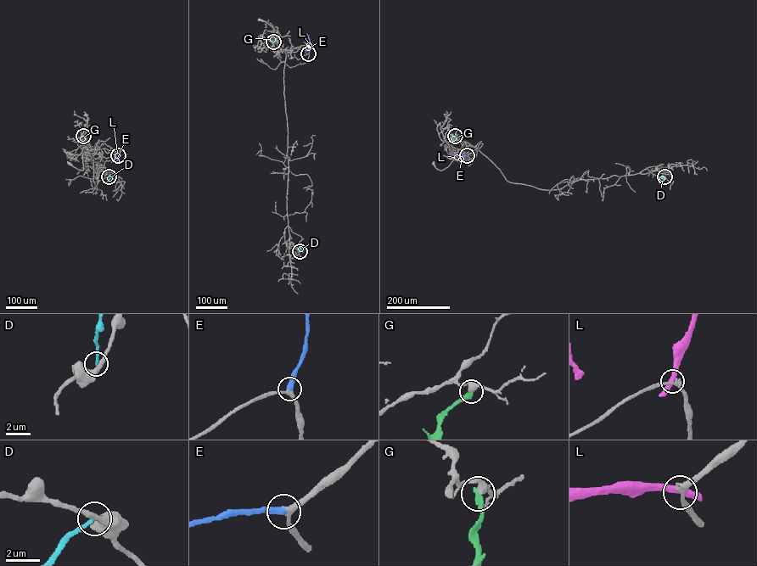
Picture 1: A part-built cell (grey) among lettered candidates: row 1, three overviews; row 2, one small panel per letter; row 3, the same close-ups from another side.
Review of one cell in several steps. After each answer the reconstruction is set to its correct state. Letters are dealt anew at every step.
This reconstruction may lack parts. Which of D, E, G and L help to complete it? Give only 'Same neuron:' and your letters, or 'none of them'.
Same neuron: E

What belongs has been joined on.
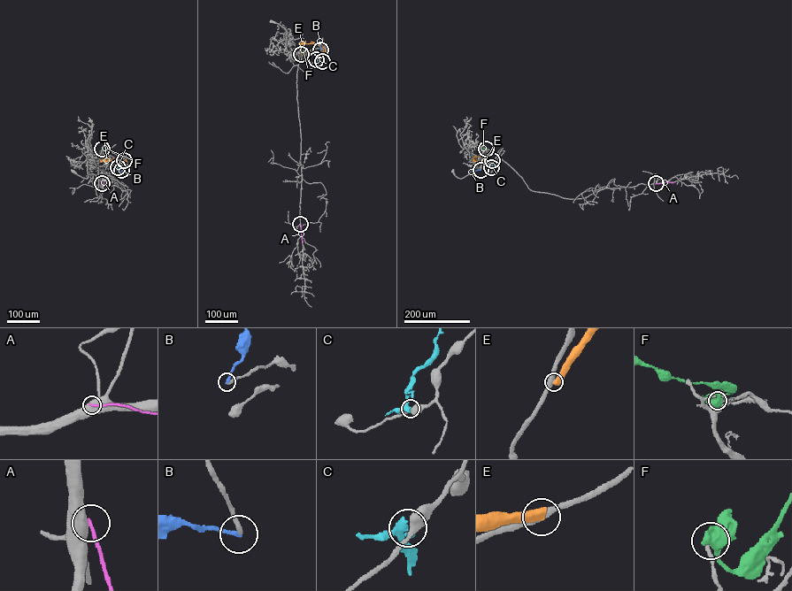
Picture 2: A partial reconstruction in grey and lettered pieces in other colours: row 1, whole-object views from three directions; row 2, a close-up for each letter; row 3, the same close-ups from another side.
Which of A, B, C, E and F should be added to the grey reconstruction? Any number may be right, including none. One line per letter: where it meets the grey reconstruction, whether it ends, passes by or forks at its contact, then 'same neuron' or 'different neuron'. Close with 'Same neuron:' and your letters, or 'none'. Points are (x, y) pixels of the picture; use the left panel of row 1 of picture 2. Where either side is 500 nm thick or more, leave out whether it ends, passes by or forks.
A: (102, 183) | different neuron
B: (121, 170) | it ends | different neuron
C: (118, 167) | it passes by | different neuron
E: (124, 160) | different neuron
F: (102, 149) | different neuron
Same neuron: none

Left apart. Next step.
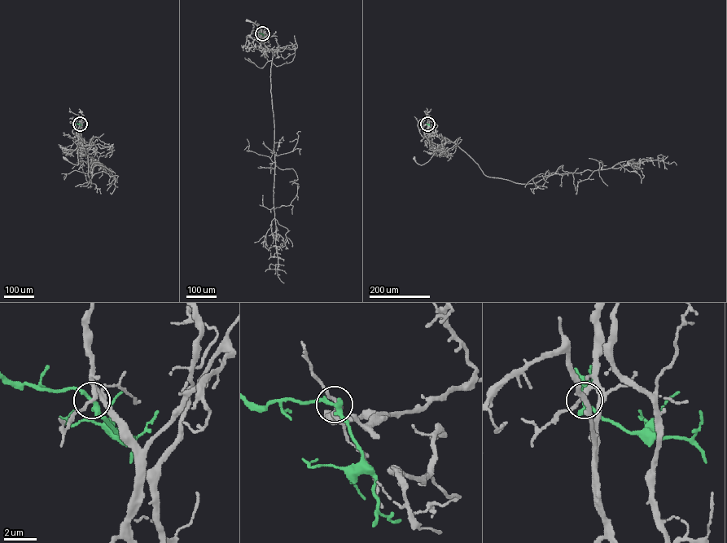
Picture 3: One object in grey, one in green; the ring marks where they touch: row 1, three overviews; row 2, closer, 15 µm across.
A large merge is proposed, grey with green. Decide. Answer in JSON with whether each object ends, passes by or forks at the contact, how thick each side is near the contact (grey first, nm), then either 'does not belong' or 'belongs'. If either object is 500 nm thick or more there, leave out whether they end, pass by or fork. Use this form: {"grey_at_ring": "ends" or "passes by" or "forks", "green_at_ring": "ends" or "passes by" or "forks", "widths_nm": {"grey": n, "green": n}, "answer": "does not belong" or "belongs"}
{"grey_at_ring": "passes by", "green_at_ring": "passes by", "widths_nm": {"grey": 240, "green": 300}, "answer": "does not belong"}

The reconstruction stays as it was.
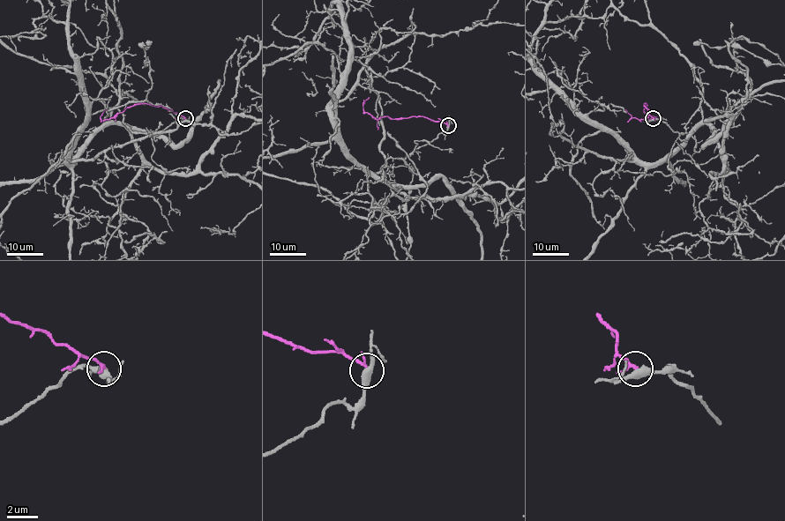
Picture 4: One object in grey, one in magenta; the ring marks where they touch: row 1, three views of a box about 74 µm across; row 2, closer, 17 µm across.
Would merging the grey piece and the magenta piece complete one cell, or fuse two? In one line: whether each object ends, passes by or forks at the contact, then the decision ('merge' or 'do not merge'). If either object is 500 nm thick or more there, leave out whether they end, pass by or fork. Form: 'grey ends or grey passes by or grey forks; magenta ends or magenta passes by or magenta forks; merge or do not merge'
grey passes by; magenta passes by; do not merge

